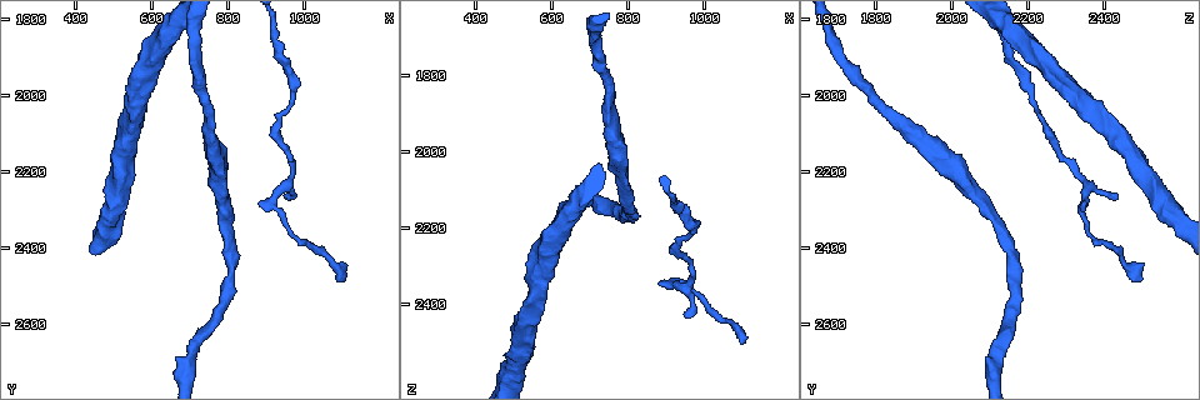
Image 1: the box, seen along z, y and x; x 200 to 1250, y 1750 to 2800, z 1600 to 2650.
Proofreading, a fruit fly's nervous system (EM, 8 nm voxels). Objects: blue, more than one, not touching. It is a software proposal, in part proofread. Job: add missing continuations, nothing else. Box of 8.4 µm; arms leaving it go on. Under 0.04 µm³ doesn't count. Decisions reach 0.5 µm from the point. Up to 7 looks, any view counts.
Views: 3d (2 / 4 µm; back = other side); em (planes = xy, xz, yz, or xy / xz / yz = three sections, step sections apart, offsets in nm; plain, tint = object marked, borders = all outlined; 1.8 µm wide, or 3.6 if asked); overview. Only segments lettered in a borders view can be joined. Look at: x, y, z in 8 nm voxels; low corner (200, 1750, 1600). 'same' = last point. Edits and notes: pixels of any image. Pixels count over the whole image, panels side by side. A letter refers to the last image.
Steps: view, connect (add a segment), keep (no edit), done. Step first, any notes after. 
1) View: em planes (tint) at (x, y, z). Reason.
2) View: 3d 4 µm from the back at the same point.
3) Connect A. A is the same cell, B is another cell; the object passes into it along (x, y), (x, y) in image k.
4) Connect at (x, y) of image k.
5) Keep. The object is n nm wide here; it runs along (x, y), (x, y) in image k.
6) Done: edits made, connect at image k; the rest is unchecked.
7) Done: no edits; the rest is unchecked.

View: 3d 4 µm at (945, 2275, 2425). Branch stops here.

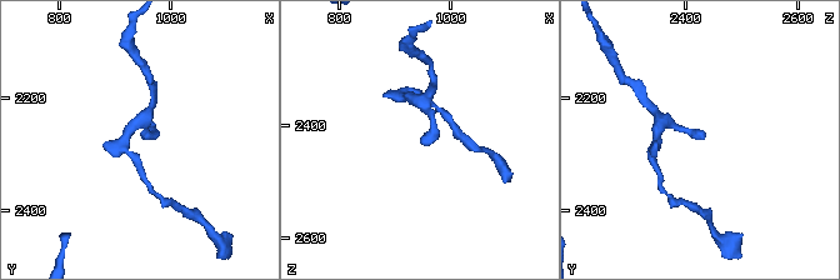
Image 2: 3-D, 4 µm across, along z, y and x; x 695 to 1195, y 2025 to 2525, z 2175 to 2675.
View: em planes (borders) at (945, 2265, 2435). Need the tissue.

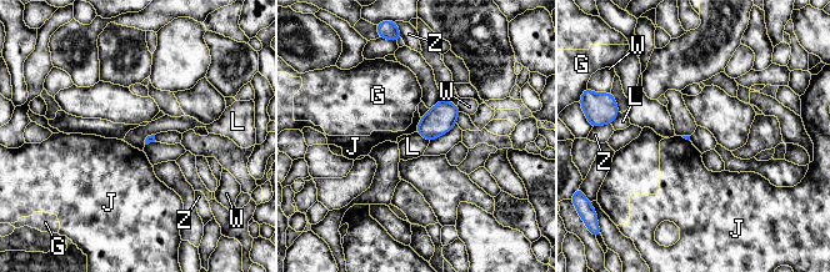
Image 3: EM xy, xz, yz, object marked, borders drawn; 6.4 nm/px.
Keep. G, J, L, W and Z are other cells; a border runs along (416, 131), (429, 141) in image 3; no lettered segment goes on from it.

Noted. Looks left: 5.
View: em planes (plain) at (955, 2030, 2215). Thin neck.

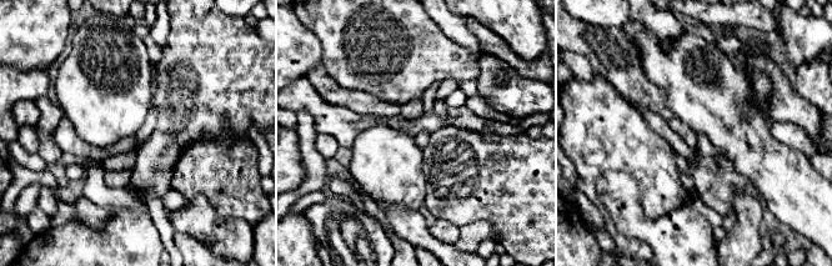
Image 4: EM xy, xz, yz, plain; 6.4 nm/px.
View: em planes (borders) at the same point.

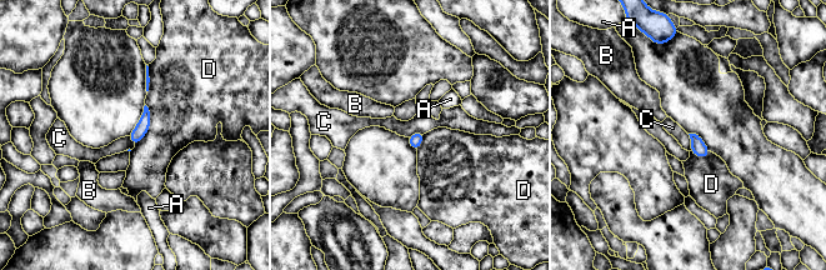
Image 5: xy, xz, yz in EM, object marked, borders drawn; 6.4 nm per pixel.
Keep. The object is 80 nm wide here; A, B, C and D are other cells; none of them fits.

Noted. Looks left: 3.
View: 3d 2 µm at (1110, 2485, 2505). Thin end.

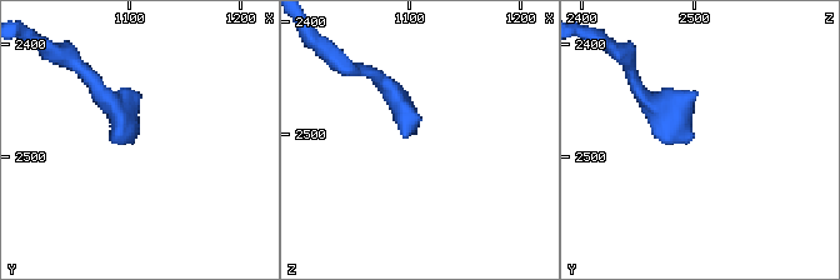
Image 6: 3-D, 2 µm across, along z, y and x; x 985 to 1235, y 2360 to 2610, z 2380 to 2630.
View: em planes (borders) at (1102, 2484, 2498). Now the EM.

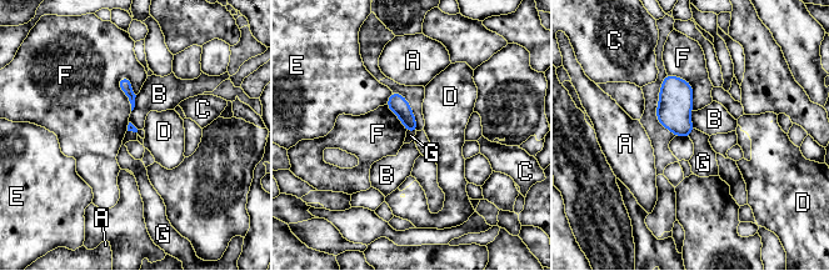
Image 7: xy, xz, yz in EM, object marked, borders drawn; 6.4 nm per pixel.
Keep. A, B, C, D, E, F and G are other cells; a border runs along (406, 130), (415, 133) in image 7; no lettered segment goes on from it.

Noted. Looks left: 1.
Done: no edits; the rest is unchecked.

